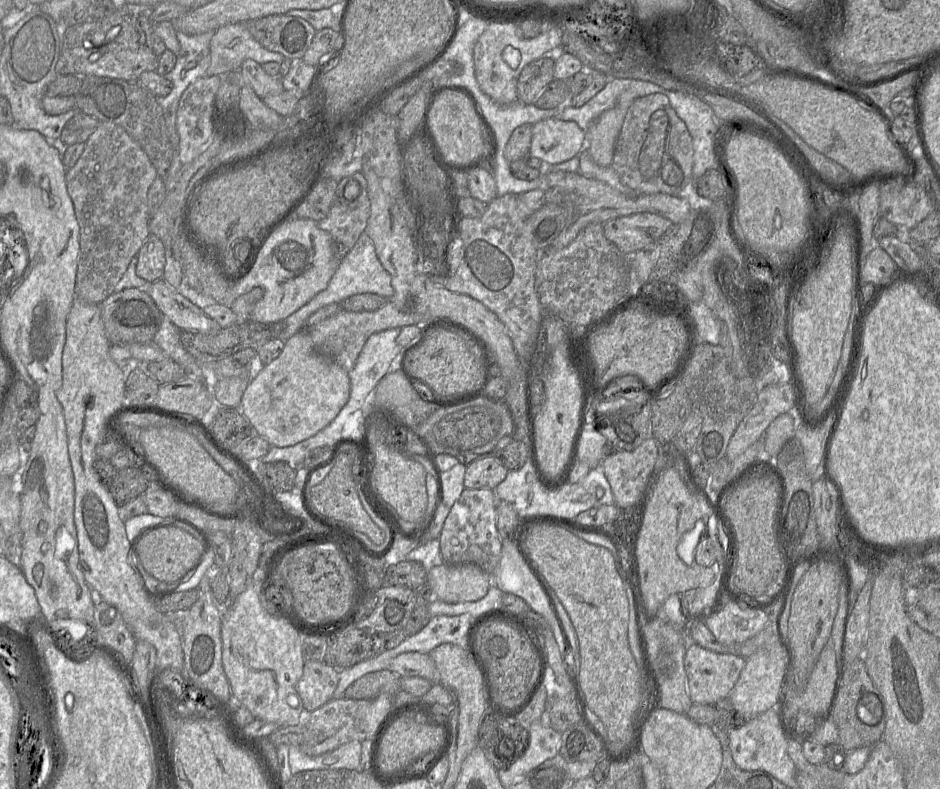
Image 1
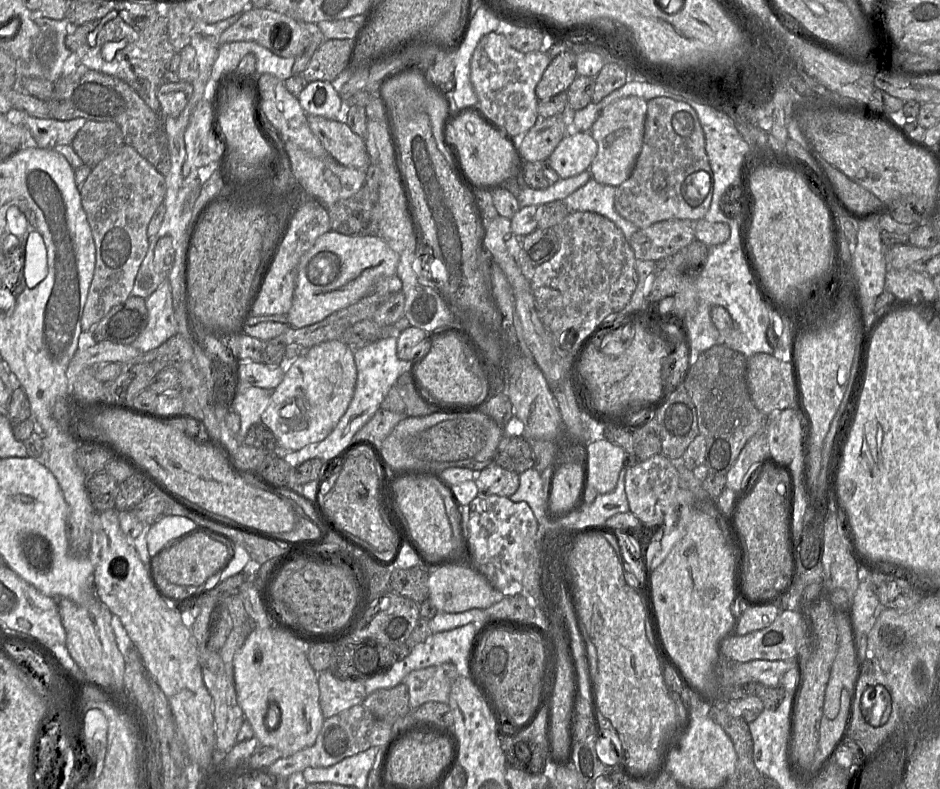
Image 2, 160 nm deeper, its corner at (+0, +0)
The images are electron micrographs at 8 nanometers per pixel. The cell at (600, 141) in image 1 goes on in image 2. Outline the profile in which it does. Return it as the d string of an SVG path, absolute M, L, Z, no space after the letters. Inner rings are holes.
M628 96L608 105L597 117L589 133L598 149L588 169L596 182L618 187L630 177L643 144L646 112L646 100Z

